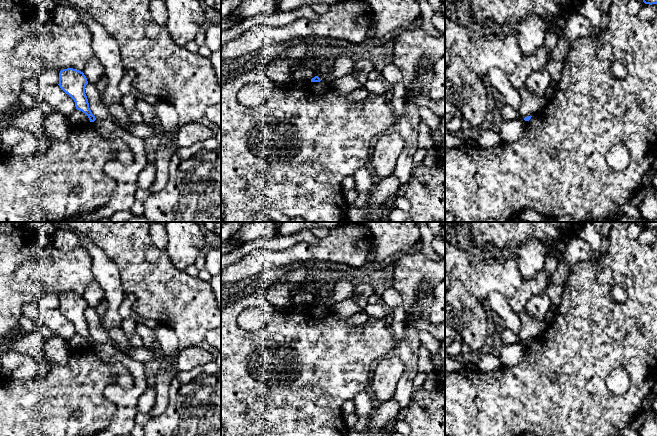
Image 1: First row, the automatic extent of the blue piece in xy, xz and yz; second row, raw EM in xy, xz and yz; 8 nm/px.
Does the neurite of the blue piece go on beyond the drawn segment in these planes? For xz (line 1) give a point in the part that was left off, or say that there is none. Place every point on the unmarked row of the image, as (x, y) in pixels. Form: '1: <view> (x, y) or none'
1: none

